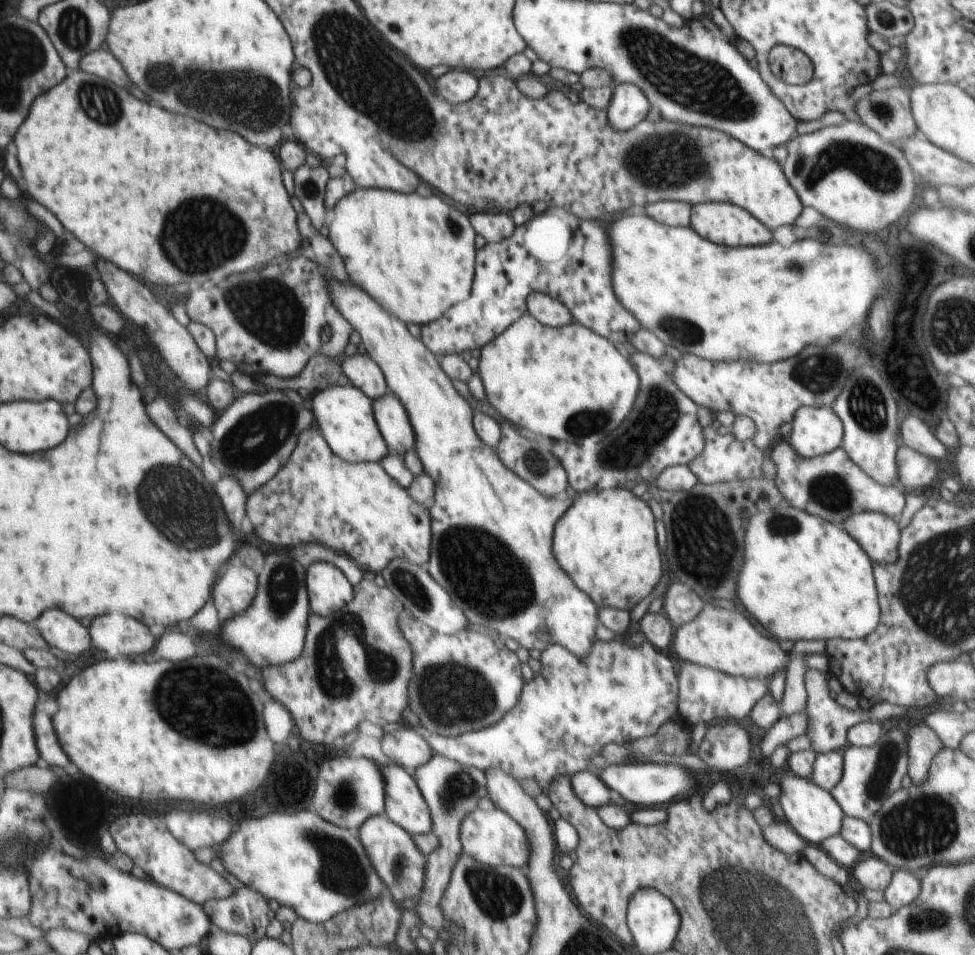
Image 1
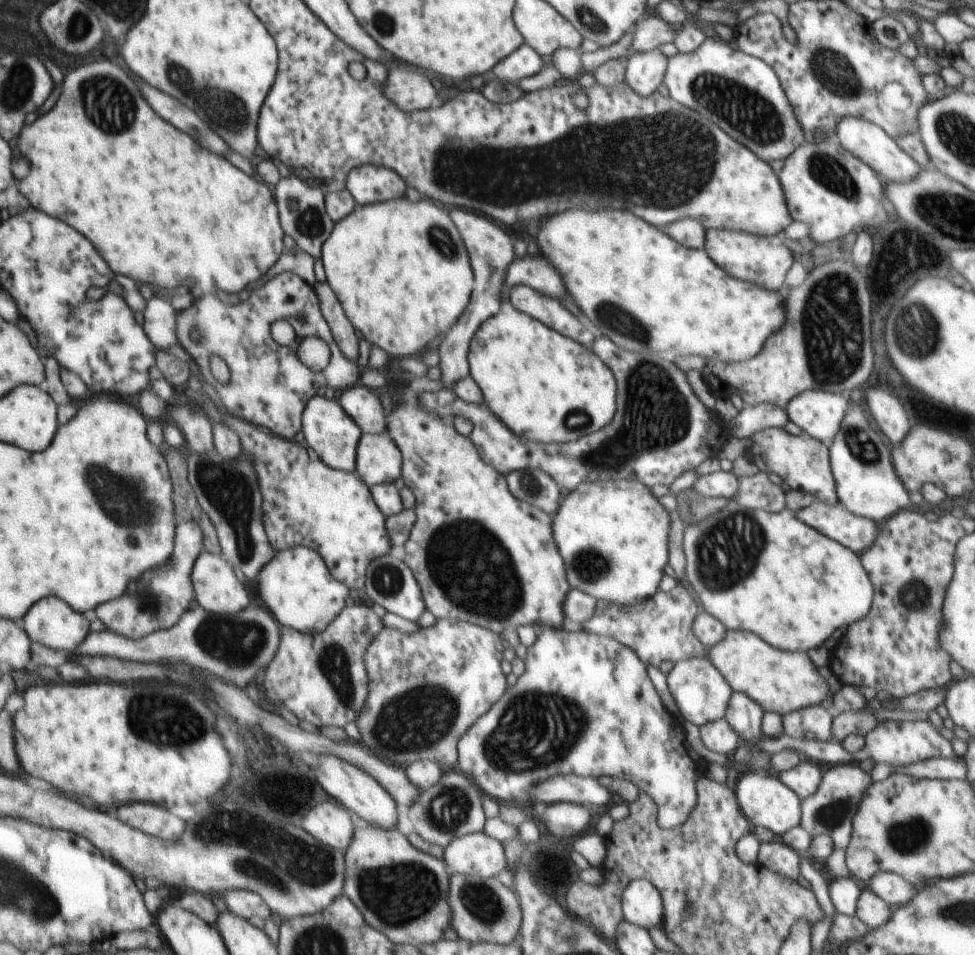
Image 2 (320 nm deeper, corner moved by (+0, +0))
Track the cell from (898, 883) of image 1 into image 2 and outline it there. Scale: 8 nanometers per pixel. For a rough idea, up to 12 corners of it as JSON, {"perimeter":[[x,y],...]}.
{"perimeter":[[869,888],[858,897],[854,916],[868,929],[884,926],[889,904]]}

